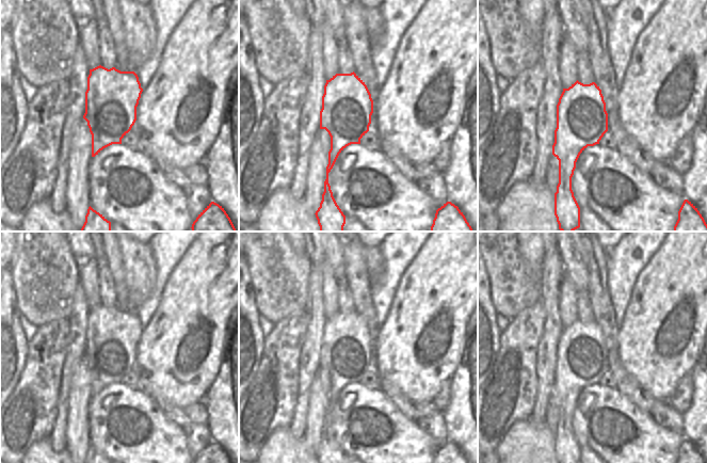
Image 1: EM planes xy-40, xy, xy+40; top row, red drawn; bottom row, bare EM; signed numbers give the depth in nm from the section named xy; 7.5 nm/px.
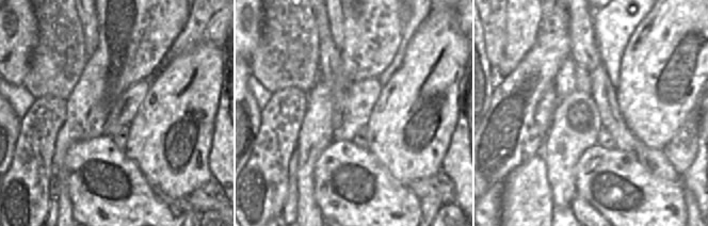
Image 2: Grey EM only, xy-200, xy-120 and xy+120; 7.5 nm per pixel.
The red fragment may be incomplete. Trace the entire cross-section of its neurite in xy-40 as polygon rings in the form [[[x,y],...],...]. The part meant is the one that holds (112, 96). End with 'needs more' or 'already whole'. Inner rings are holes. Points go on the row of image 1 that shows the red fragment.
[[[99,65],[90,69],[85,92],[85,113],[92,134],[92,157],[112,144],[122,144],[122,139],[131,130],[136,121],[136,107],[143,89],[134,71],[120,71]]]; already whole

